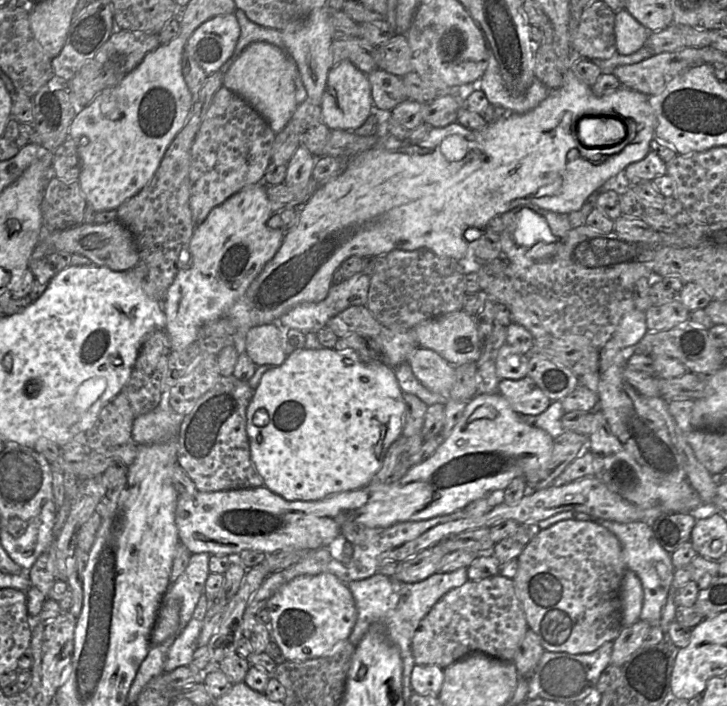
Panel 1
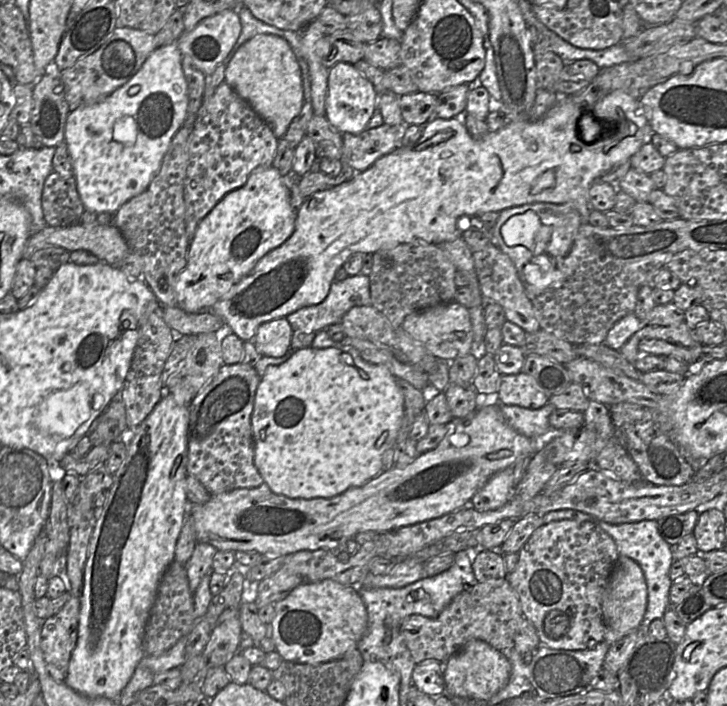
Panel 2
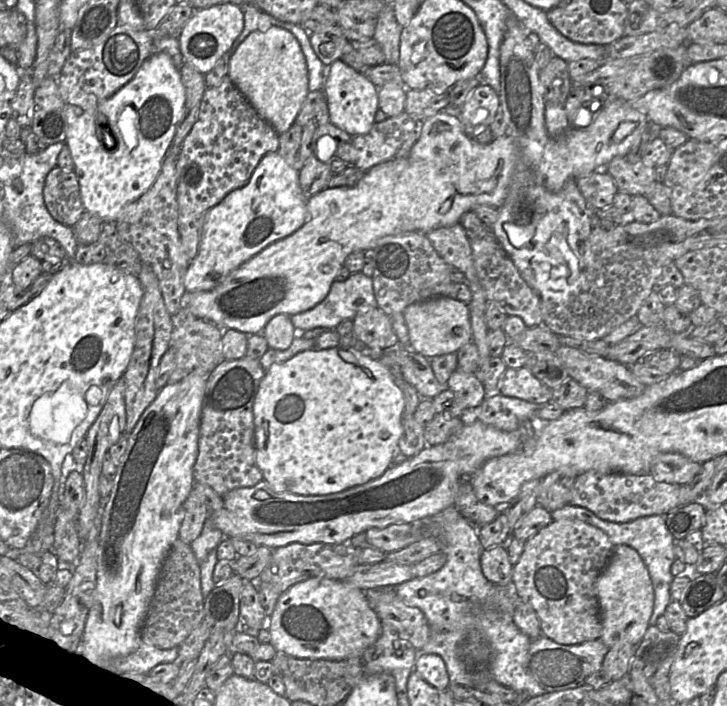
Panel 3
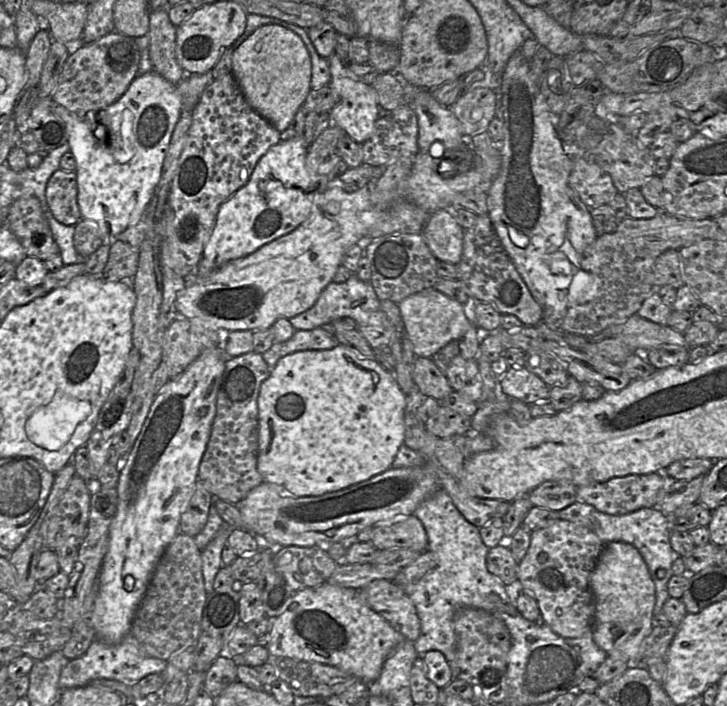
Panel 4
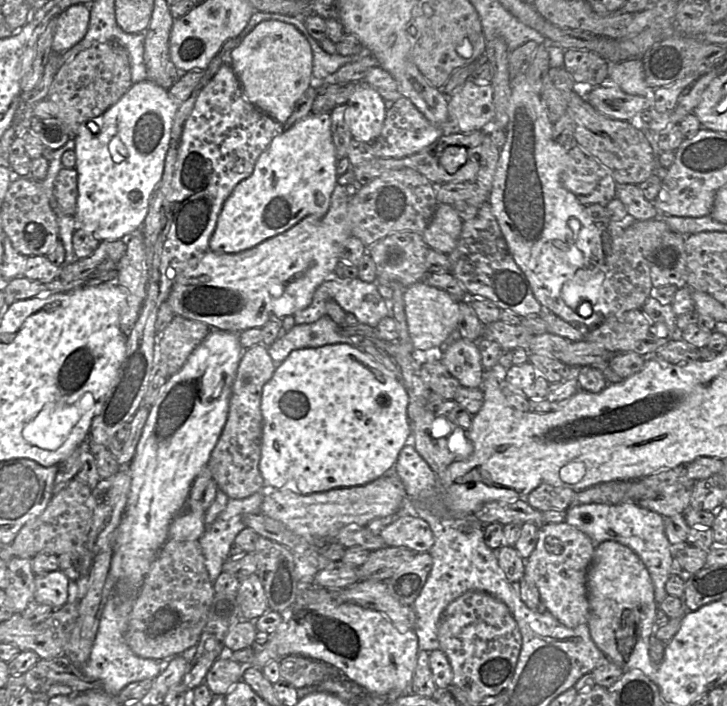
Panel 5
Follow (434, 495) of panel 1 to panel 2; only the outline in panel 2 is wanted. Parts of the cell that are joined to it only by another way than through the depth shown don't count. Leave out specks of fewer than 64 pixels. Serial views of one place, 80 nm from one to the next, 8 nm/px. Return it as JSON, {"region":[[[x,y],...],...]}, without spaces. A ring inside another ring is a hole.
{"region":[[[499,403],[478,407],[468,415],[446,433],[435,449],[418,455],[405,468],[383,470],[363,486],[332,498],[292,499],[273,493],[265,483],[256,488],[239,488],[212,495],[206,503],[191,507],[197,542],[208,543],[221,551],[253,550],[261,555],[287,556],[303,550],[334,550],[354,539],[359,532],[396,530],[448,514],[469,503],[494,474],[513,465],[518,458],[533,456],[538,451],[538,440],[514,430],[505,420]]]}

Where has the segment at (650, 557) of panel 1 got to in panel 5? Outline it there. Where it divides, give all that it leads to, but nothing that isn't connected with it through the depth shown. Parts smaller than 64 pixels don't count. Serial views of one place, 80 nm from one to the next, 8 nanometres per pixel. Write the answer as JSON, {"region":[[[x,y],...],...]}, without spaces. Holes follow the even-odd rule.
{"region":[[[637,503],[577,504],[566,510],[565,522],[587,534],[597,546],[604,541],[617,541],[632,549],[646,566],[654,586],[654,599],[659,605],[667,596],[665,584],[673,560],[671,544],[664,527],[664,517],[641,508]]]}

